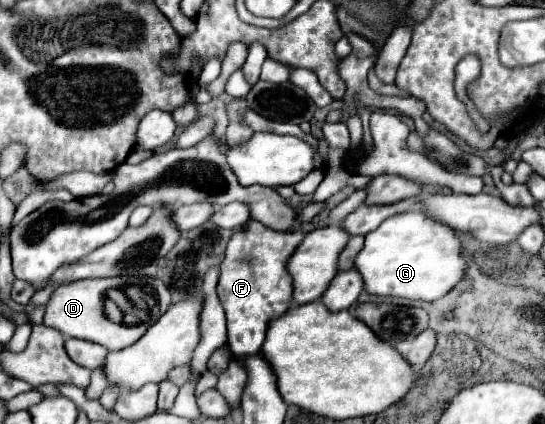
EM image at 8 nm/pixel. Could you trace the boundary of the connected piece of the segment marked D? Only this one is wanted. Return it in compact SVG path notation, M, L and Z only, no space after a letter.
M107 277L107 279L81 279L81 281L73 281L73 283L67 283L67 285L59 285L49 301L45 303L45 315L43 315L43 325L63 333L65 339L69 337L75 337L75 339L83 339L83 341L95 341L99 345L103 345L105 349L109 351L119 351L123 347L129 347L133 345L143 333L145 329L159 317L167 311L169 307L169 297L167 297L167 291L165 295L159 295L161 303L159 303L159 311L155 311L155 317L151 317L149 321L145 323L139 323L139 325L117 325L113 321L107 319L105 311L103 311L103 295L107 289L111 287L125 287L129 285L129 279L127 277Z

